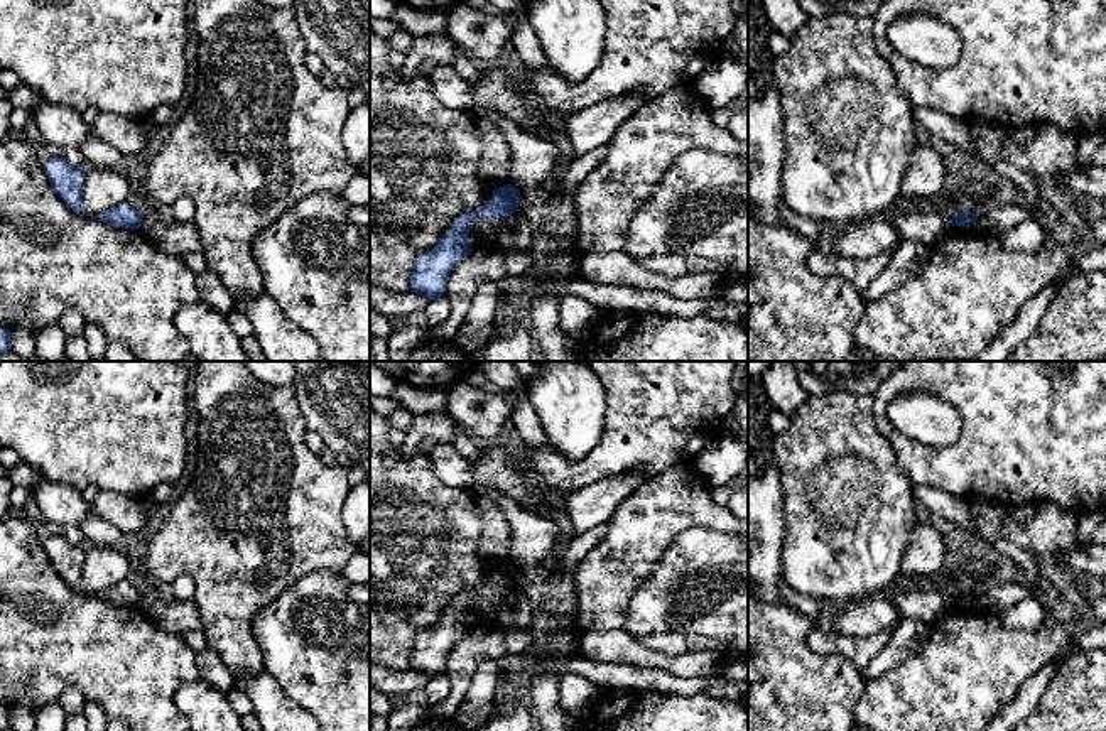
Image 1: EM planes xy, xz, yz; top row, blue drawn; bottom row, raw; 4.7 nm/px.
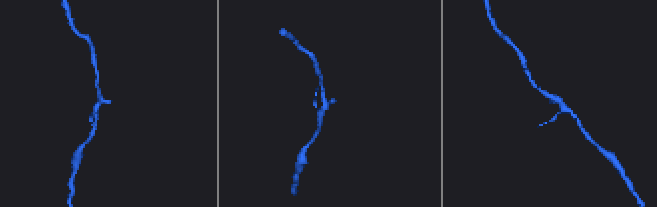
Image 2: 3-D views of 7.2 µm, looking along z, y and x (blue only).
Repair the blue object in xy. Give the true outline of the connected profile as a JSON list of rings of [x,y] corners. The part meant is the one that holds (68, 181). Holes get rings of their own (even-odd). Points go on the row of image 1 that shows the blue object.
[[[62,157],[44,162],[46,176],[59,198],[76,213],[91,216],[83,209],[83,186],[86,167],[69,165]]]

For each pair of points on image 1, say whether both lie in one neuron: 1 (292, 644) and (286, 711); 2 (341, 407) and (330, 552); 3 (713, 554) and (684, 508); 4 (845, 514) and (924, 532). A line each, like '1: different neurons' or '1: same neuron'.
1: different neurons
2: different neurons
3: different neurons
4: different neurons

